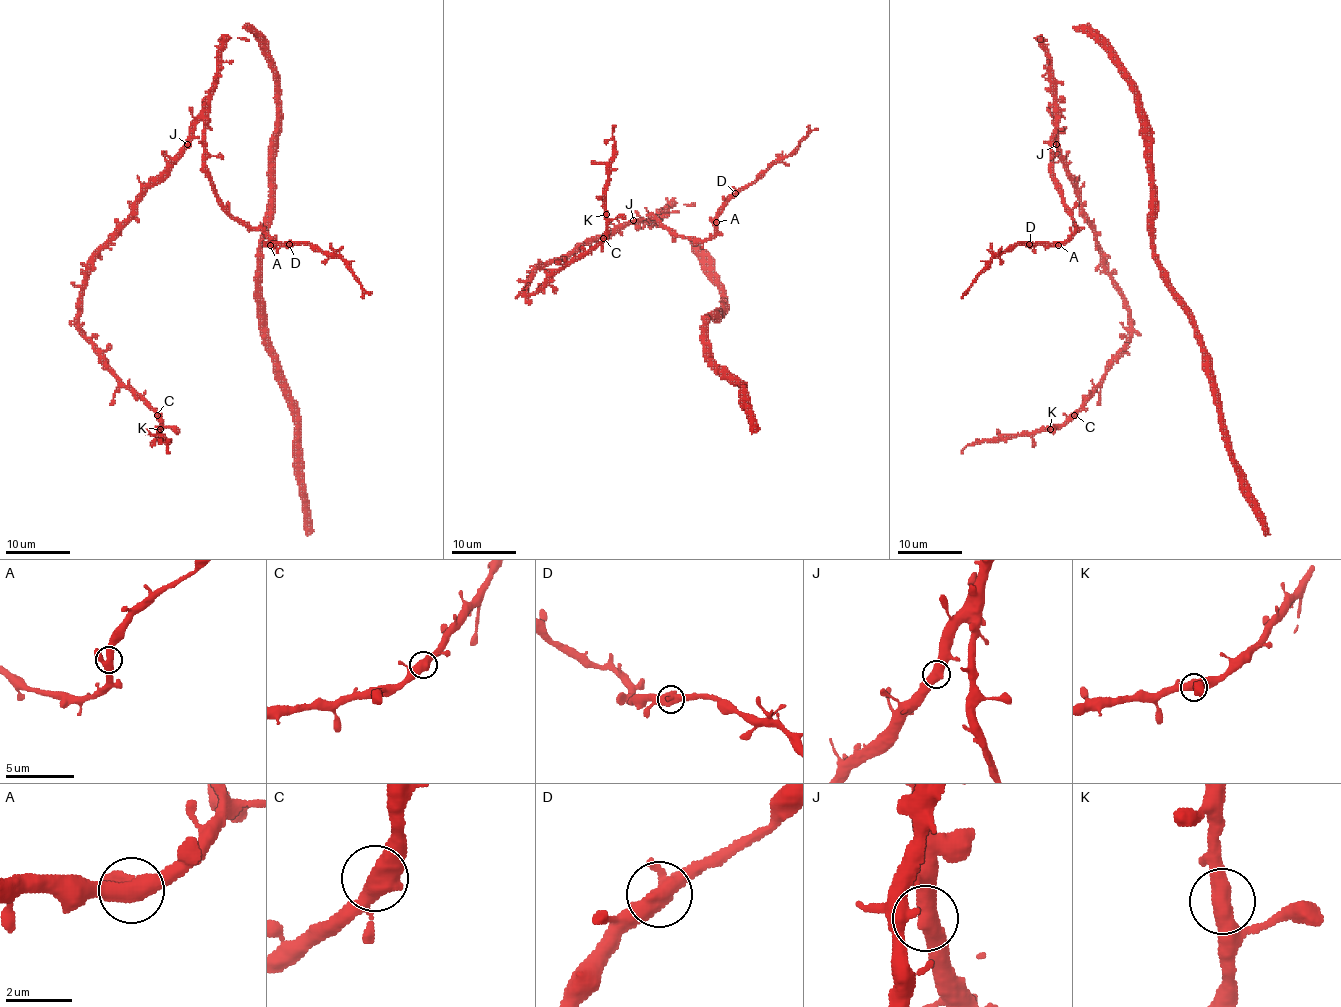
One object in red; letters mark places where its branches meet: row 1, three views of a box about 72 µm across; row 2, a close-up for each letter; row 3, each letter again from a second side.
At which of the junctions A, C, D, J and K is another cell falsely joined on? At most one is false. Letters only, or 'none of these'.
none of these

